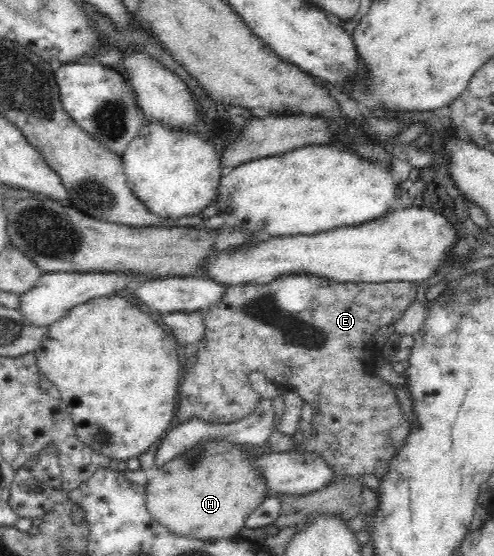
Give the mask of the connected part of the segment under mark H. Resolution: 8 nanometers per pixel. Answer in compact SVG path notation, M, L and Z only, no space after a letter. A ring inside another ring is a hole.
M206 442L194 450L178 456L154 469L144 485L146 509L150 517L174 534L192 539L208 540L230 538L244 531L244 522L249 514L266 498L266 483L258 469L250 467L249 456L242 452L240 445L230 442Z

